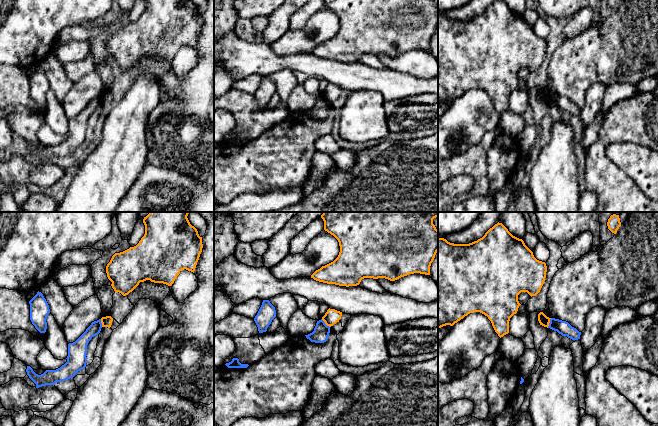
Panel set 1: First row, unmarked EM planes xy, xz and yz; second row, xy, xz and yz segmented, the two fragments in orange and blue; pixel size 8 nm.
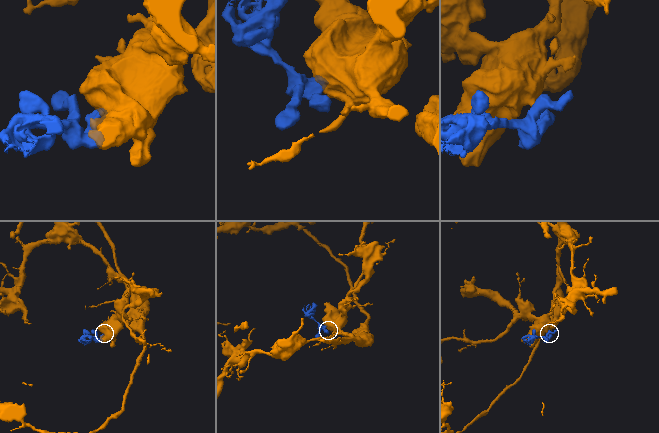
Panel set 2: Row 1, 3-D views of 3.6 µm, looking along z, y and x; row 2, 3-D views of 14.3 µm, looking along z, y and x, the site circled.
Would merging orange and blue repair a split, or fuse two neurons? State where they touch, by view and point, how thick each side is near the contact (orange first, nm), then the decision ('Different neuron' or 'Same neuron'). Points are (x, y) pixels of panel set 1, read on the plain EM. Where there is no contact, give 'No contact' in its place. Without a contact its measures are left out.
Touches orange at yz (549, 98). Thickness 80 nm (orange) against 110 nm. Different neuron

